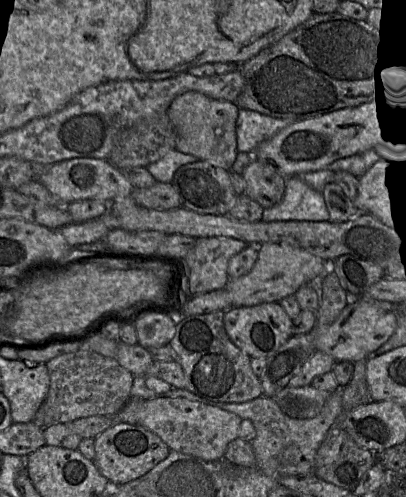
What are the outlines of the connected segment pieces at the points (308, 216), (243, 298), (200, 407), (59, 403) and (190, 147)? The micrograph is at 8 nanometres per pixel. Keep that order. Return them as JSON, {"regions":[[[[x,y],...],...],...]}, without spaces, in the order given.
{"regions":[[[[299,177],[286,179],[282,200],[264,209],[261,221],[329,221],[322,192],[308,186]]],[[[265,243],[257,247],[258,257],[253,268],[247,274],[229,279],[224,288],[230,295],[232,307],[253,306],[262,303],[279,302],[283,298],[294,295],[304,285],[311,285],[315,279],[321,279],[329,268],[329,263],[303,249],[278,243]]],[[[156,396],[139,401],[136,425],[155,433],[169,448],[205,461],[224,460],[228,444],[238,437],[242,419],[219,407],[193,402],[182,397]]],[[[79,349],[75,352],[61,354],[45,364],[50,380],[49,390],[33,420],[41,428],[53,423],[67,424],[89,416],[115,417],[131,398],[134,375],[123,368],[116,358],[105,357],[90,349]]],[[[197,91],[176,96],[168,108],[176,135],[175,149],[230,171],[238,153],[236,121],[239,109],[235,102],[213,99]]]]}

